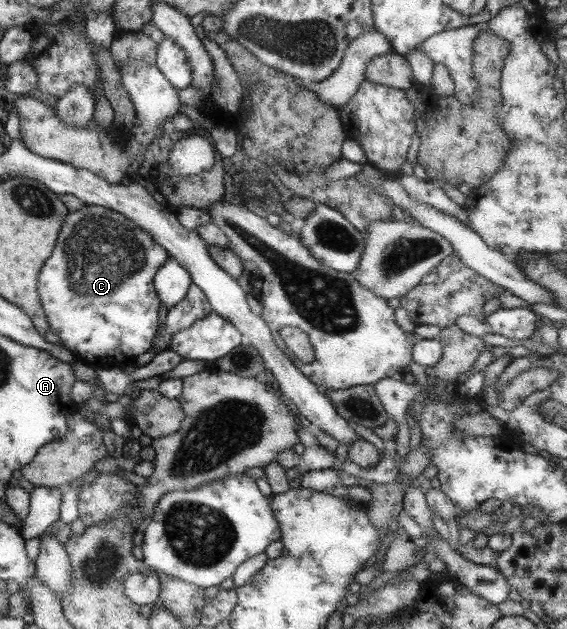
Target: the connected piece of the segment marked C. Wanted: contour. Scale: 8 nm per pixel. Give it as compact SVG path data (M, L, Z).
M90 205L72 214L68 212L58 232L52 256L39 270L36 280L36 292L49 330L55 332L64 347L76 355L114 358L114 362L132 361L136 355L149 350L159 330L160 302L154 292L153 278L167 258L166 250L155 243L150 234L118 212Z

